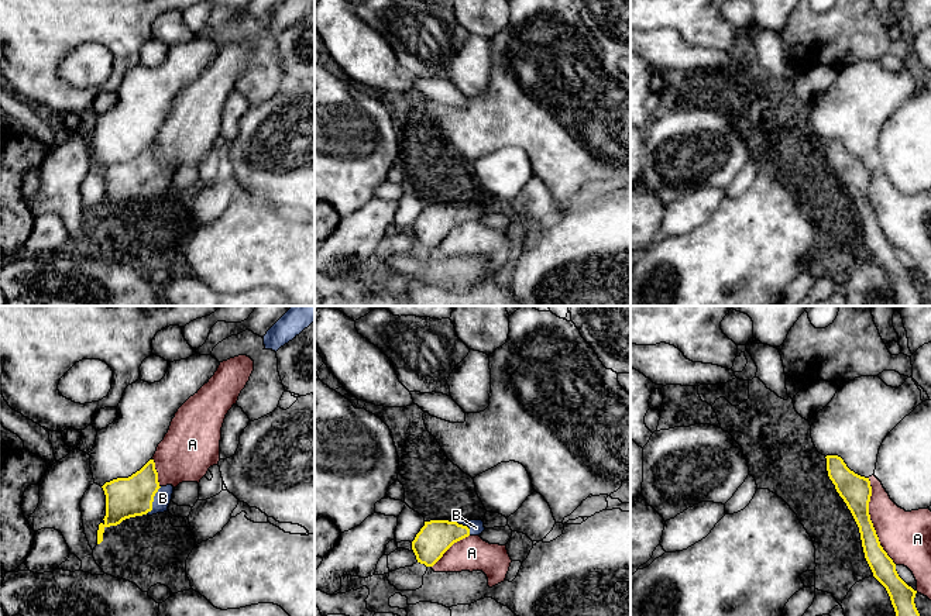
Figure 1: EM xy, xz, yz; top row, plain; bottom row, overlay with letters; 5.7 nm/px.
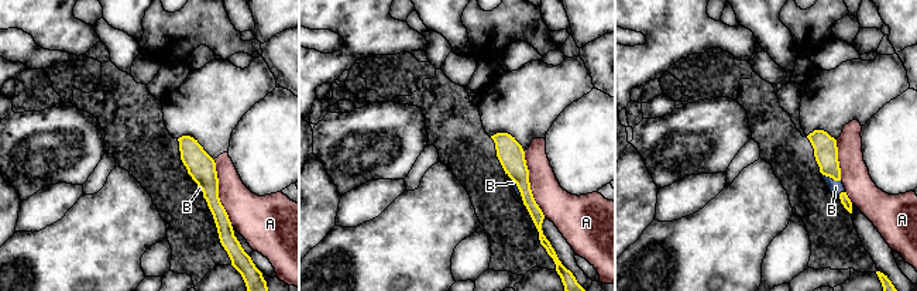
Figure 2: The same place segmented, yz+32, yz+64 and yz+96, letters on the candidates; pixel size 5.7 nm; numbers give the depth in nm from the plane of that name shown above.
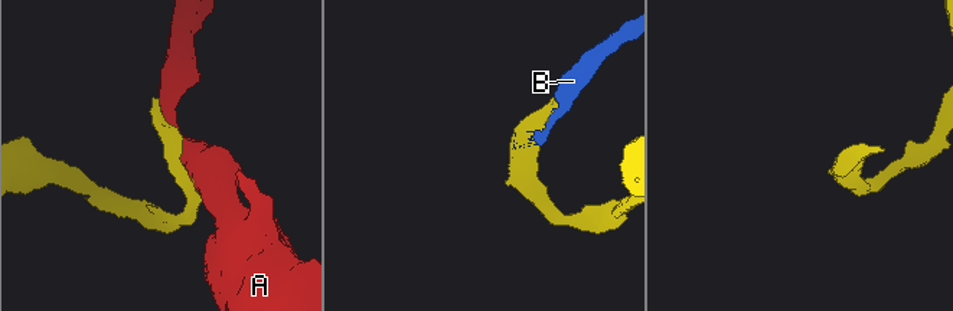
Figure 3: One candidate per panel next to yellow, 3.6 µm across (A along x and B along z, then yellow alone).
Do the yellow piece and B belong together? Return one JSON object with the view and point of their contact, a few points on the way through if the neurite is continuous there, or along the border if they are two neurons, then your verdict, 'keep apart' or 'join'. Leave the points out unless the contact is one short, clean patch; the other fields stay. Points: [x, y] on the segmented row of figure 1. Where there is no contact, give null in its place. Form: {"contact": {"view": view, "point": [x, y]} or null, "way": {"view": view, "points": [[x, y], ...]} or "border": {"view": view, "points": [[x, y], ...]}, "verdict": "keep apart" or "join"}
{"contact": {"view": "xy", "point": [153, 501]}, "verdict": "join"}

